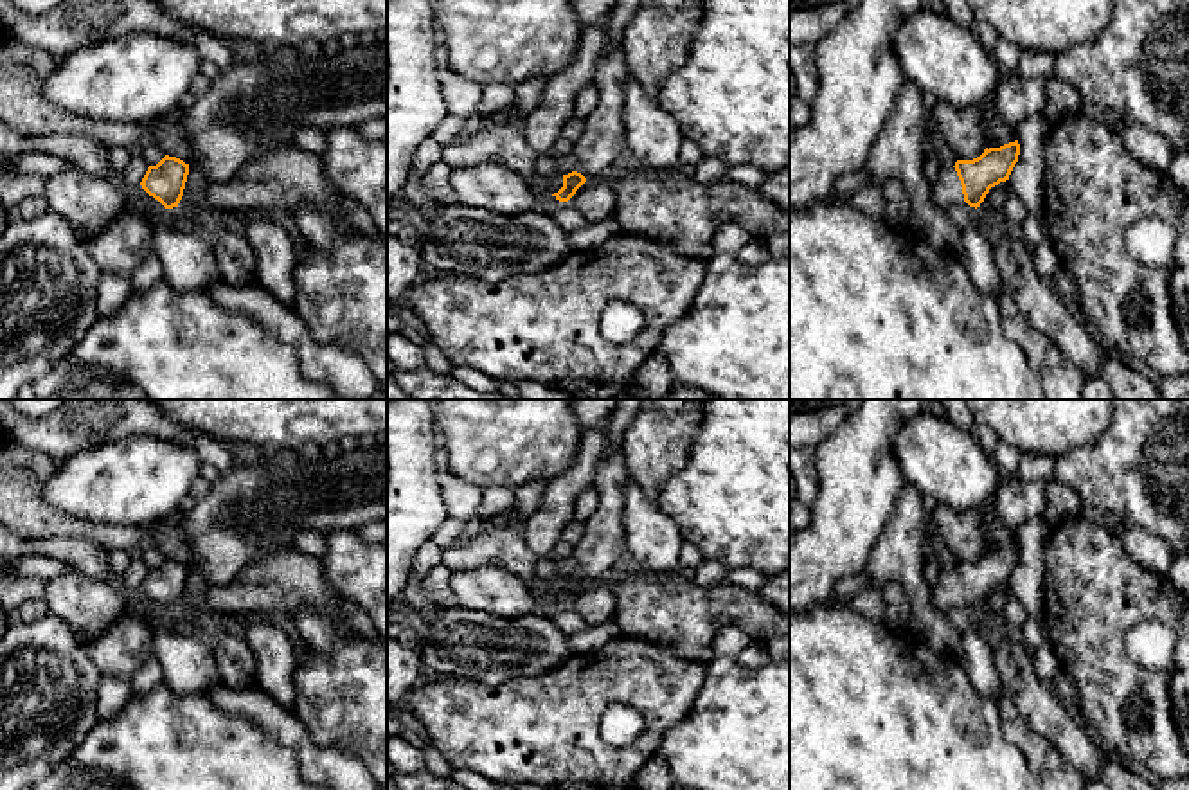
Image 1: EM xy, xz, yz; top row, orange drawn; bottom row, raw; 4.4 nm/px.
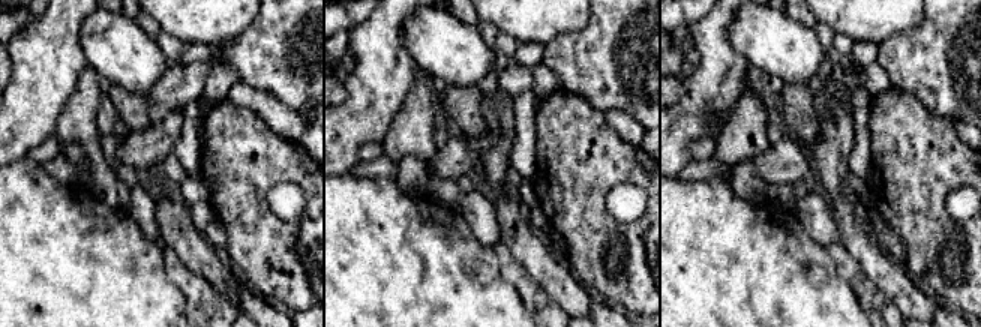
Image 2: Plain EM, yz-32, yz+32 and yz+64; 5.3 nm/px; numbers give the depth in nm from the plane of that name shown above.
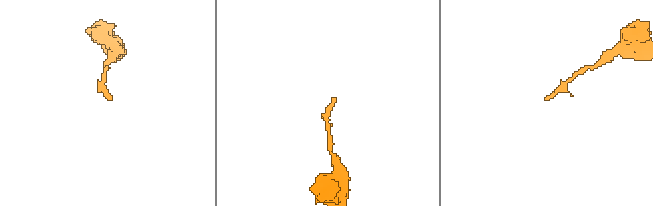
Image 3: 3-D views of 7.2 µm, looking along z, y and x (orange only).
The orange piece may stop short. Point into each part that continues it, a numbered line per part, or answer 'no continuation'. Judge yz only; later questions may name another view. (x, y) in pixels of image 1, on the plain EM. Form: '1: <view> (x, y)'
1: yz (947, 592)

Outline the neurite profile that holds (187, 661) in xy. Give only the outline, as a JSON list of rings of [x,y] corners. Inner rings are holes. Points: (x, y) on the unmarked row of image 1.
[[[142,614],[140,617],[153,632],[153,648],[164,682],[174,693],[209,693],[221,684],[212,653],[214,641],[173,632],[167,626],[169,614],[160,617]]]

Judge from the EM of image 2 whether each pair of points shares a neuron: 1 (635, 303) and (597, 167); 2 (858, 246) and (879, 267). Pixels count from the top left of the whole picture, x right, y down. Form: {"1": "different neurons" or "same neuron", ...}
{"1": "same neuron", "2": "same neuron"}

